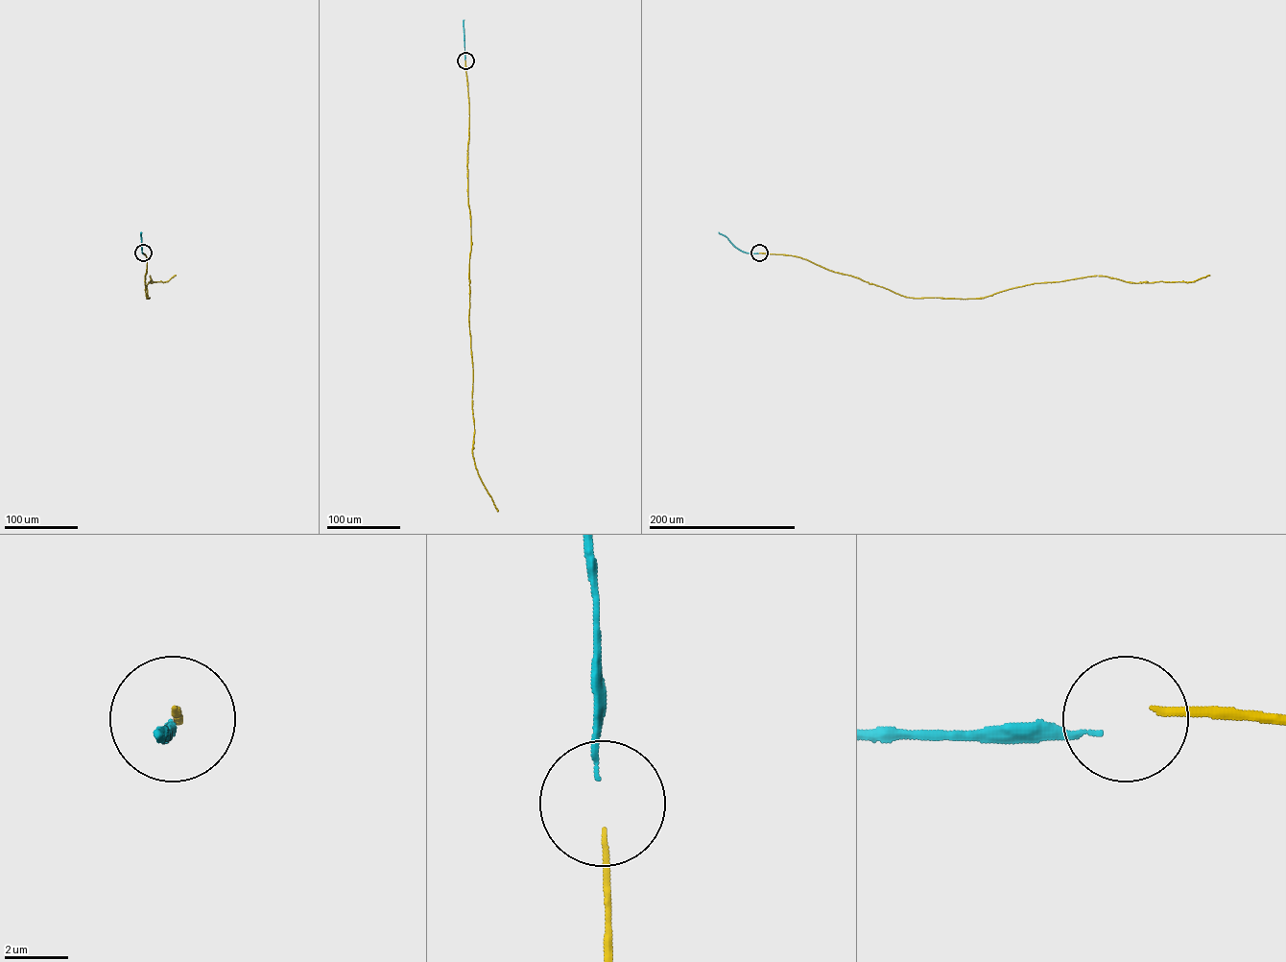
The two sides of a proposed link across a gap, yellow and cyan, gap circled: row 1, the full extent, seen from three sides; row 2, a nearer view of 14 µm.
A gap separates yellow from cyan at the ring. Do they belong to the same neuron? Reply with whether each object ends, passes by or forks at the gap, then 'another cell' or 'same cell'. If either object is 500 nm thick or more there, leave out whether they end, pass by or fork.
yellow ends there; cyan ends there; another cell

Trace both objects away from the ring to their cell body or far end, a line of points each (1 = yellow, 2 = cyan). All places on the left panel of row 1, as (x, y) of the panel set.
1: (143, 252), (147, 261), (145, 290), (149, 299), (146, 299), (150, 276), (151, 283), (167, 281), (176, 276)
2: (142, 253), (141, 232)

